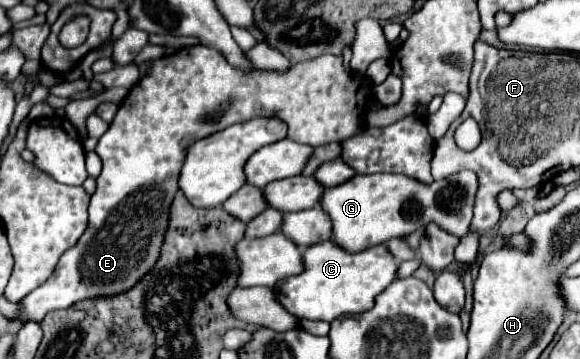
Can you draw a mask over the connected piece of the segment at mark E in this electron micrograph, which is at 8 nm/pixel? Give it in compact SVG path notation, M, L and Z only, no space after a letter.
M203 45L183 47L171 55L149 63L149 71L131 87L121 101L109 131L99 139L95 153L103 161L103 171L97 177L97 191L91 195L89 225L81 239L67 249L53 275L23 299L21 319L41 321L51 309L65 309L81 299L109 297L133 287L157 261L163 233L167 229L167 213L173 195L177 193L177 177L183 163L183 153L193 139L207 137L229 125L255 117L279 117L289 125L289 139L311 147L343 141L361 129L361 115L371 97L369 81L359 75L349 75L343 69L343 57L321 55L303 63L295 63L287 73L255 69L251 73L233 69L225 57Z

